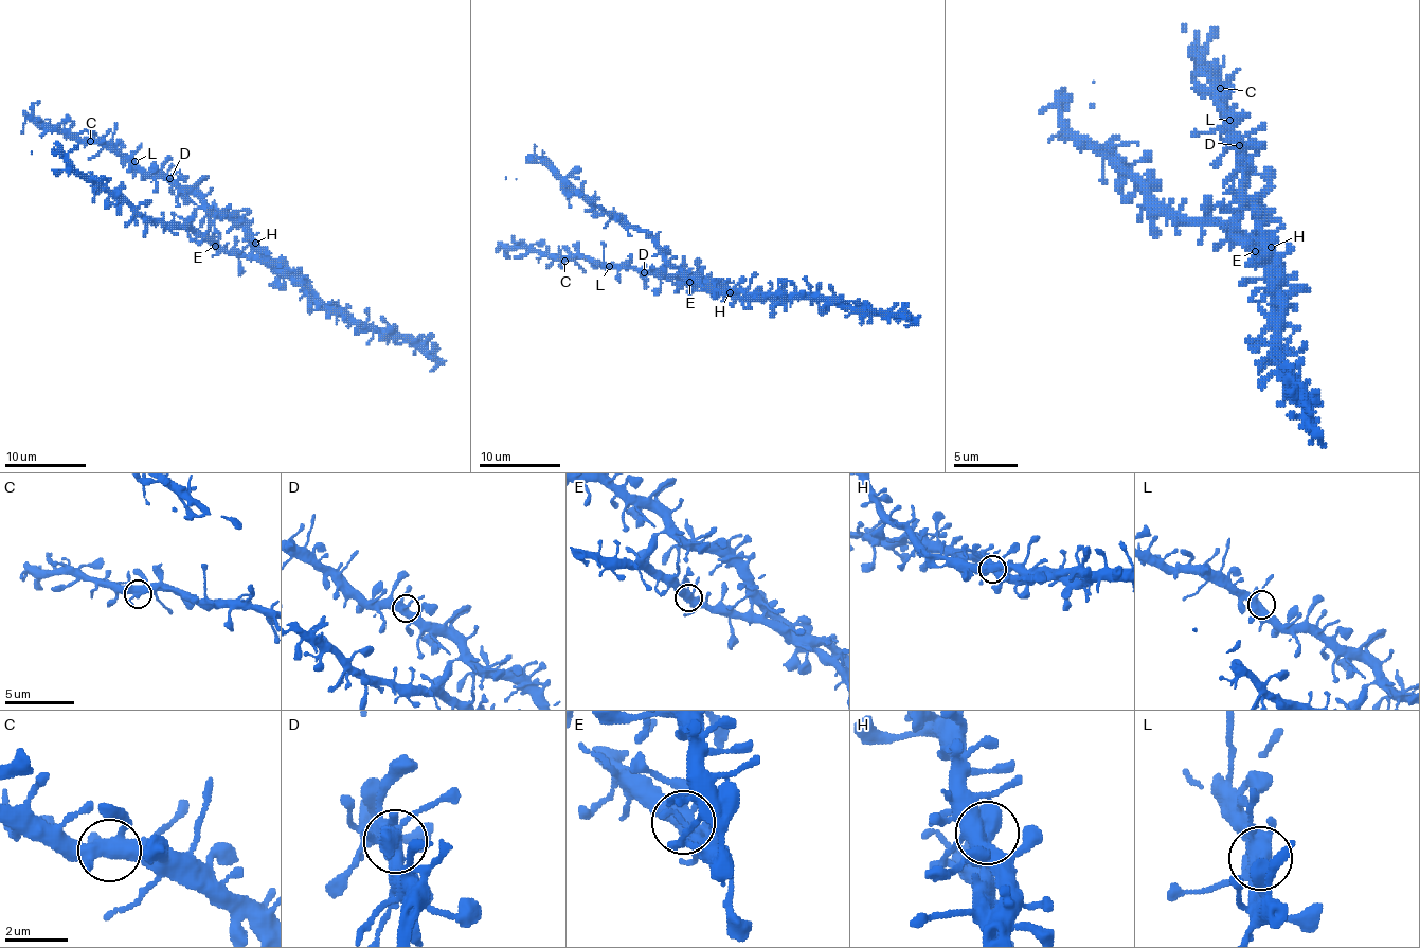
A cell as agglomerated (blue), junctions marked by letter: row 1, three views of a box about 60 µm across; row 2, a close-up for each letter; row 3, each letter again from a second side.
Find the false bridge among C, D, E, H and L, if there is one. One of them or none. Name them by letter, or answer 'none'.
none

